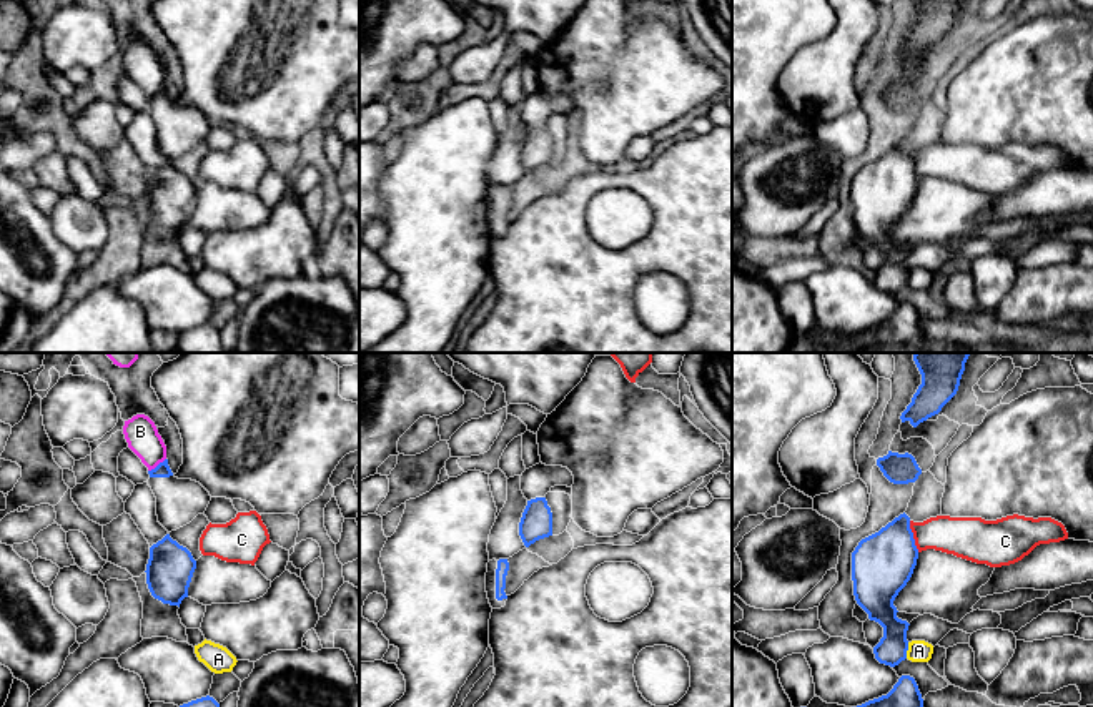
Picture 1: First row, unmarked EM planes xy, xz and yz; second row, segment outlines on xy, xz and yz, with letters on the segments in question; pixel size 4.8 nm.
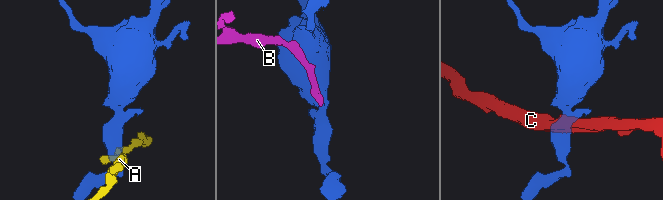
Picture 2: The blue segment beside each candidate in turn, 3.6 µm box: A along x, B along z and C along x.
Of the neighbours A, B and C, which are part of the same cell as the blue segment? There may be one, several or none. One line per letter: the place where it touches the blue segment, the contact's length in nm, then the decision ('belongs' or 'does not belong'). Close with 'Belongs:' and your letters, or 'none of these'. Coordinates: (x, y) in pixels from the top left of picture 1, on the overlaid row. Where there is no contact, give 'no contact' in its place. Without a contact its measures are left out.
A: contact yz (907, 649); length 80 nm; does not belong
B: contact xy (158, 464); length 110 nm; does not belong
C: contact yz (912, 536); length 160 nm; does not belong
Belongs: none of these

